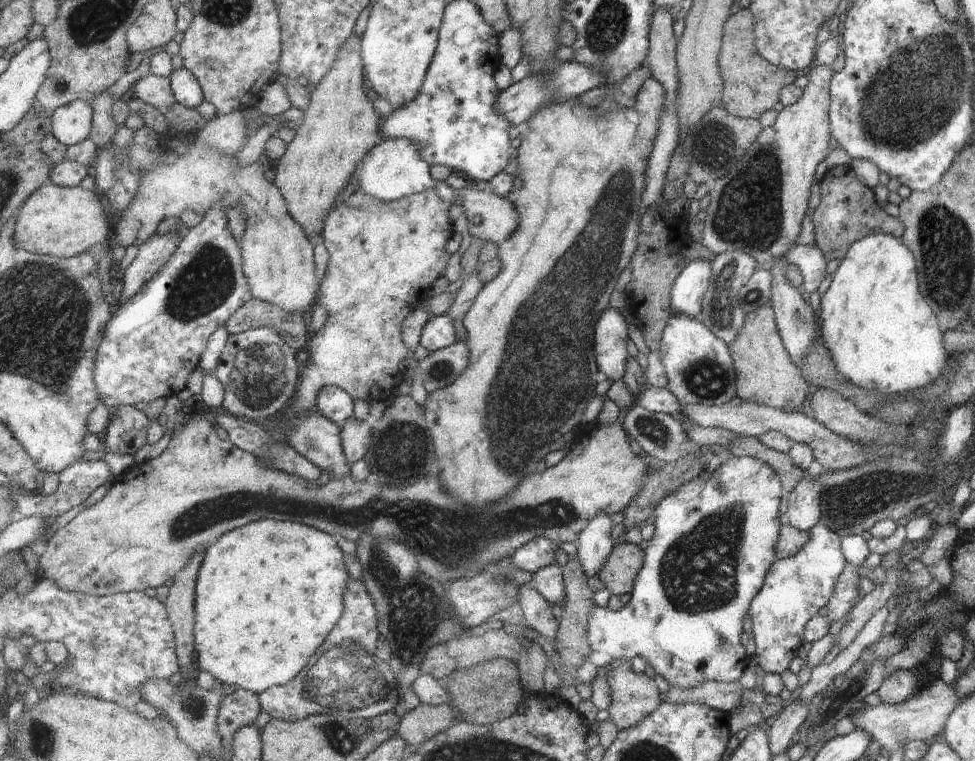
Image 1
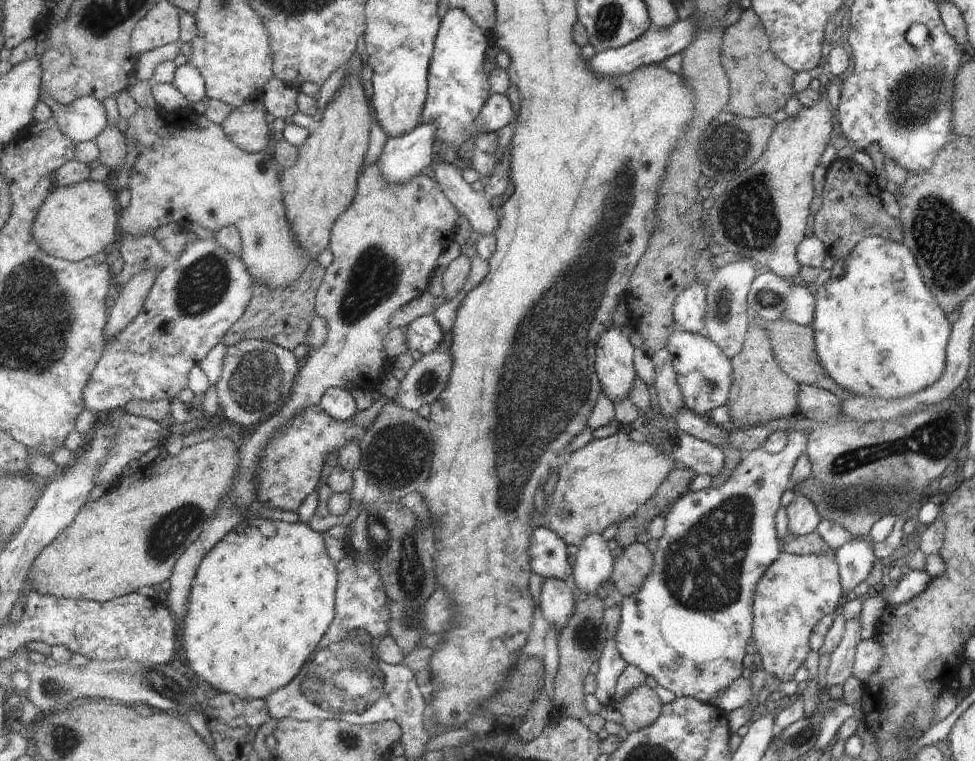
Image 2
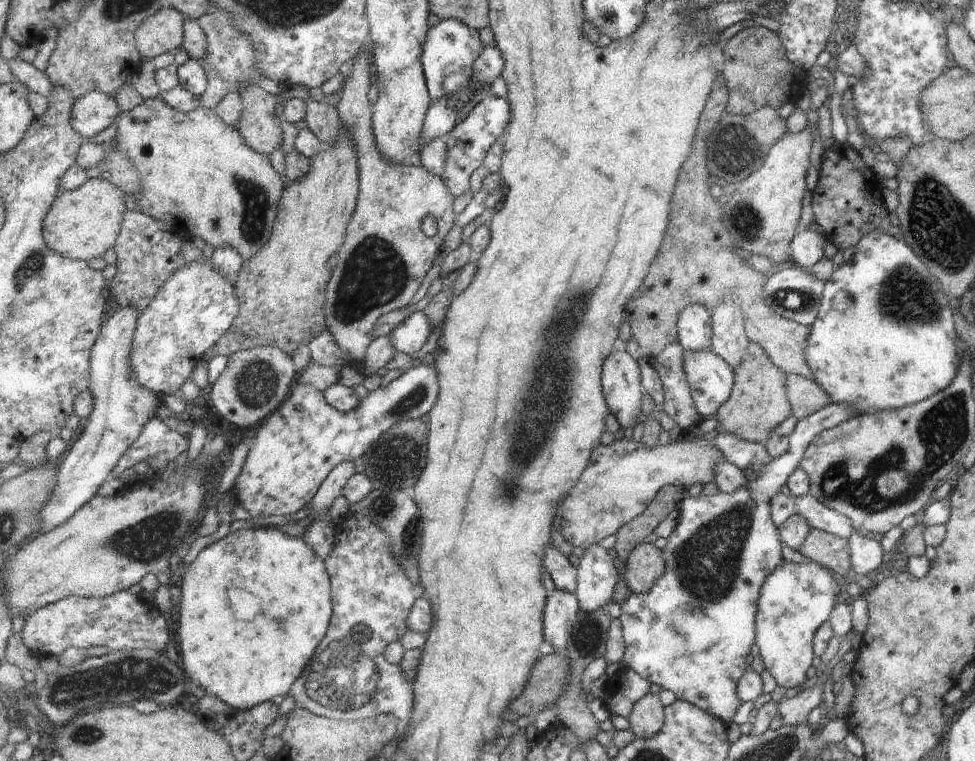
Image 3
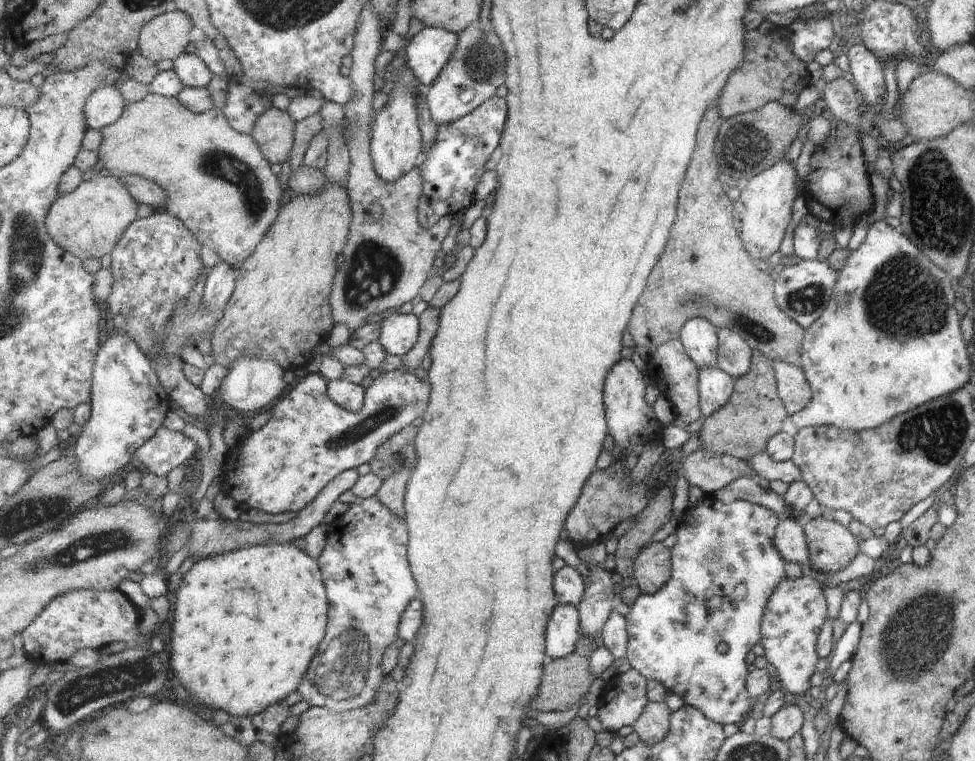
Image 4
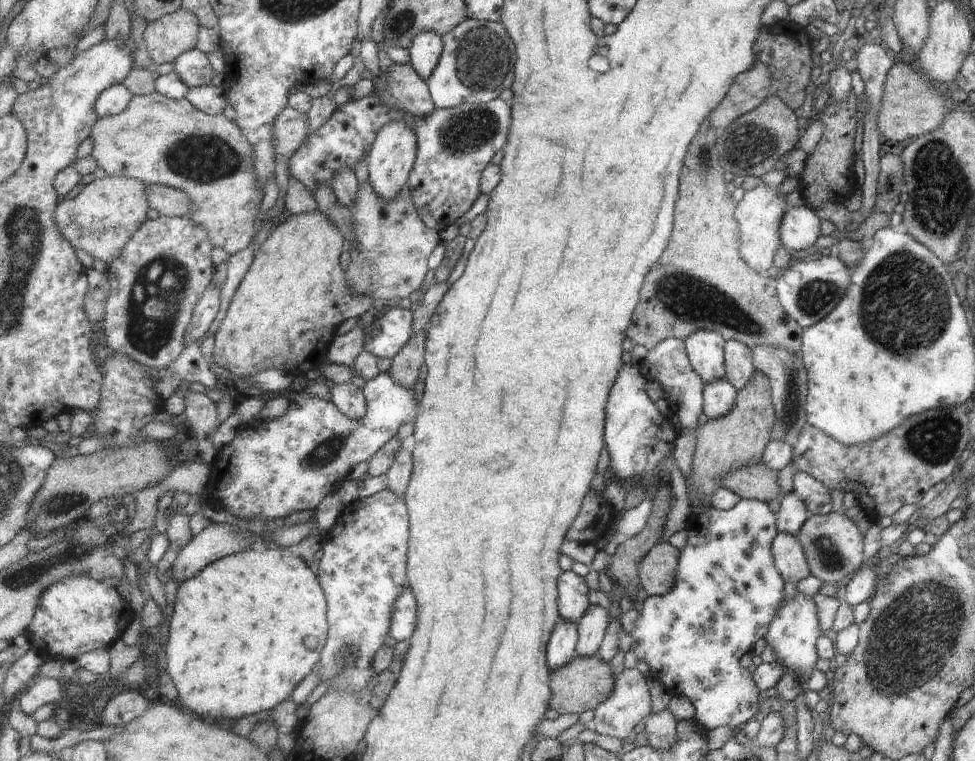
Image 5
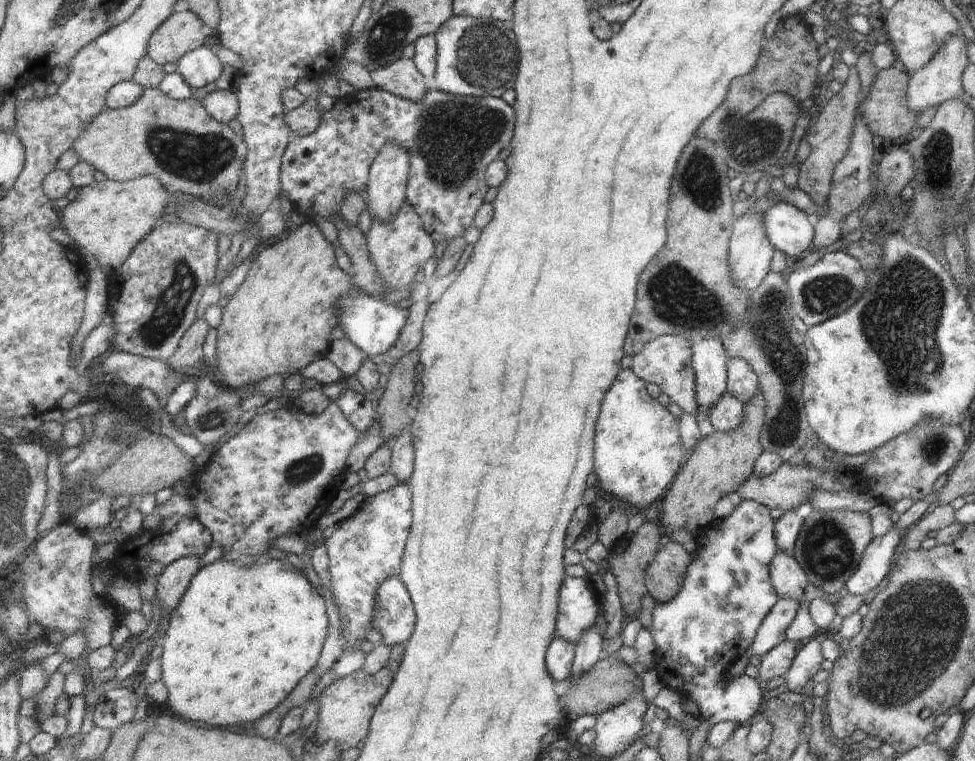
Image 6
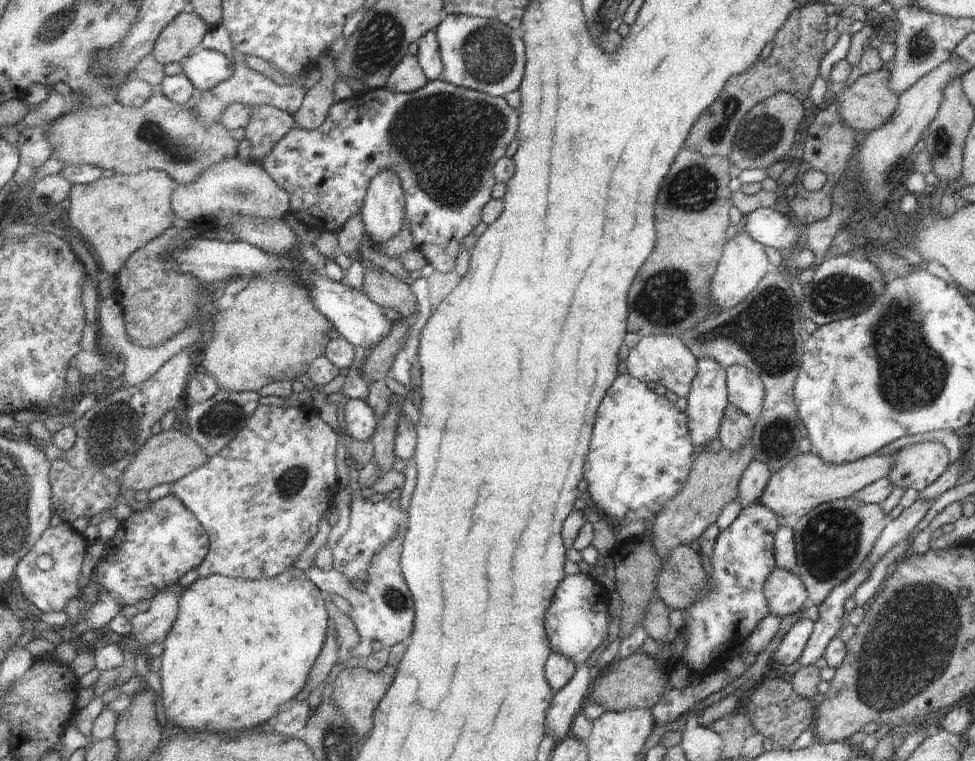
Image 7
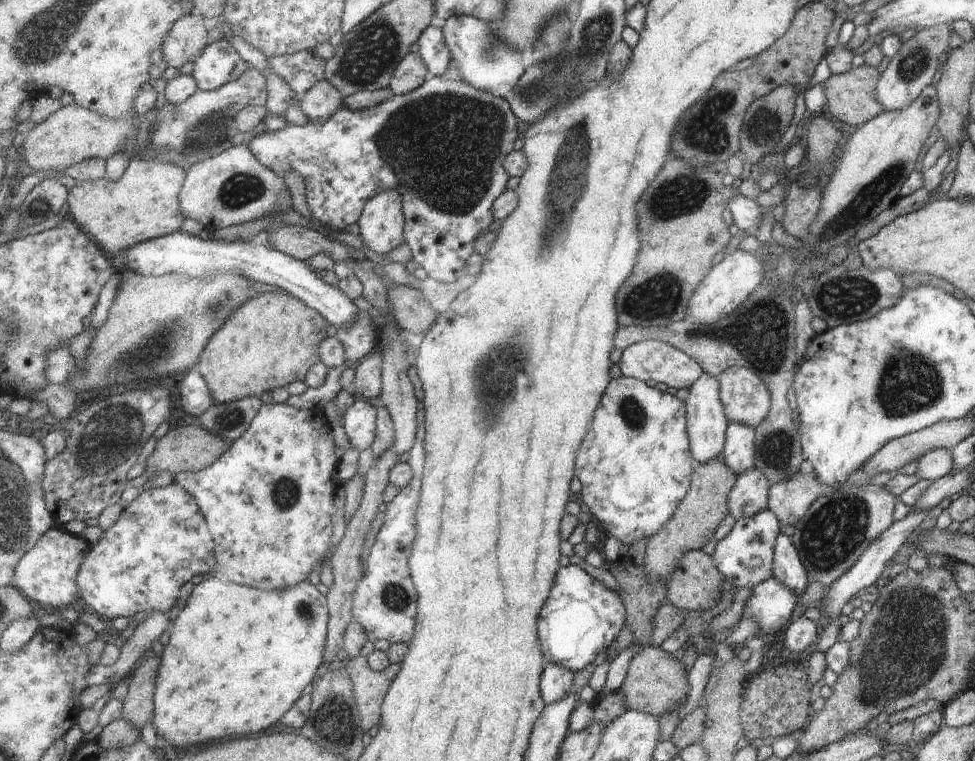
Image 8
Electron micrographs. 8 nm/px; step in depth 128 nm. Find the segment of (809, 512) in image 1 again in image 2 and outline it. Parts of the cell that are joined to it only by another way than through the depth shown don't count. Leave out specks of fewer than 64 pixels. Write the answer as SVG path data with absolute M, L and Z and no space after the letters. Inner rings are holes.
M796 493L793 500L785 507L787 531L793 536L804 536L817 532L820 517L813 502Z

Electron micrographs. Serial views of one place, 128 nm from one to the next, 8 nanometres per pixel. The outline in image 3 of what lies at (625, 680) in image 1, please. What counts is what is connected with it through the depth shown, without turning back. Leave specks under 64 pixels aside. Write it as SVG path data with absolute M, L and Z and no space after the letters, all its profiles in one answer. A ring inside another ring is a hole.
M652 693L643 696L629 716L629 730L636 738L653 738L660 734L666 724L665 708L659 696Z

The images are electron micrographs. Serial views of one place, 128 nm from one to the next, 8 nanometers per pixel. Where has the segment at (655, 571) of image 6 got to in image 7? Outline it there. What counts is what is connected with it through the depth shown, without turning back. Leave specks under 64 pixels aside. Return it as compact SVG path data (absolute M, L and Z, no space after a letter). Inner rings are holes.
M681 545L664 562L663 572L658 578L658 596L669 608L685 611L701 597L701 592L707 588L707 578L701 568L701 558L689 545Z

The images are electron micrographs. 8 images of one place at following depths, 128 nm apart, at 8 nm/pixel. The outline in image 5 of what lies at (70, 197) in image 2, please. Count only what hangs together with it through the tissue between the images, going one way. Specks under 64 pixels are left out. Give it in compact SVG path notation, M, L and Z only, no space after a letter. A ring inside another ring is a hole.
M107 176L86 184L75 198L61 200L56 210L56 221L73 246L85 250L93 259L111 264L120 258L133 235L144 226L149 207L145 181Z

